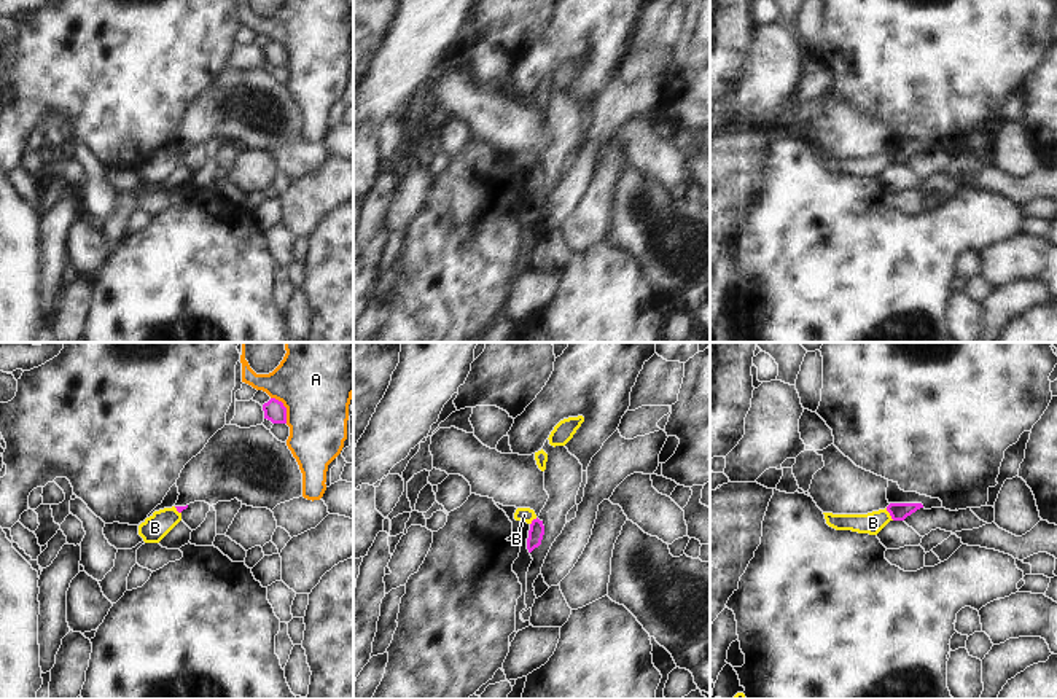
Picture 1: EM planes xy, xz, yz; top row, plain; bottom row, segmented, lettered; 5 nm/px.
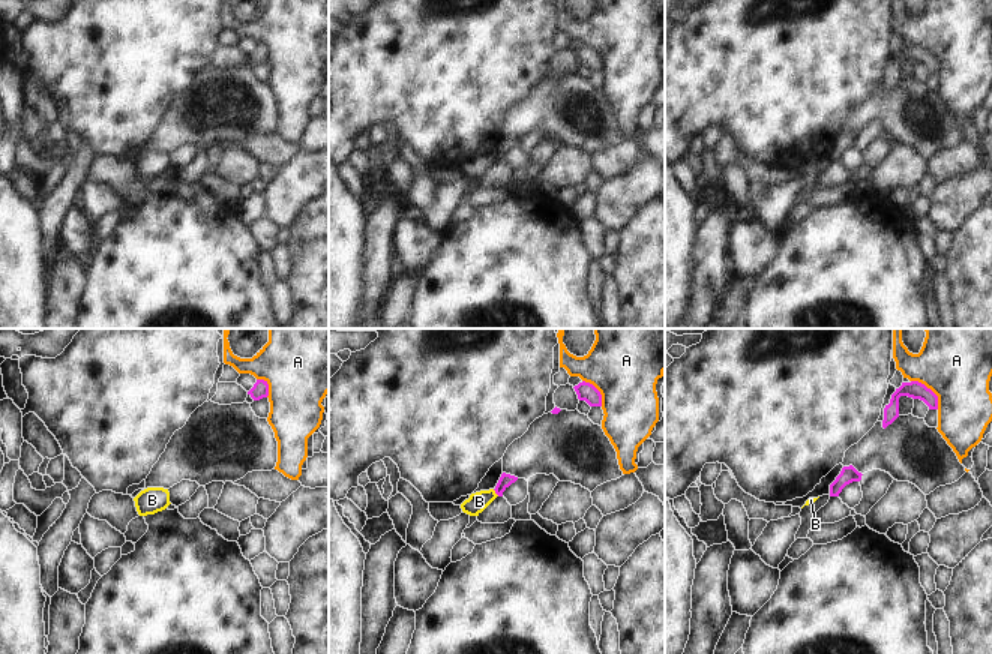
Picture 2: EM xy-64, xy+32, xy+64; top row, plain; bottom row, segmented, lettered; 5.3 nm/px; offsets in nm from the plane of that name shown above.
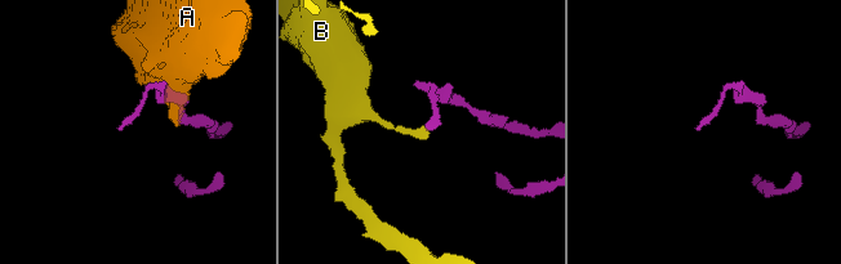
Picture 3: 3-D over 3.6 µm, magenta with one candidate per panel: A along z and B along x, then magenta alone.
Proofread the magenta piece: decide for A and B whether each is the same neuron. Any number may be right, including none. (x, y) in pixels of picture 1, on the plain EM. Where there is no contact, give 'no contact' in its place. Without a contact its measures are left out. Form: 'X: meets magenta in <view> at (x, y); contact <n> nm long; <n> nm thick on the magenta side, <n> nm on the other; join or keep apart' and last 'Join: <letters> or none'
A: meets magenta in xy at (285, 51); contact 160 nm long; 110 nm thick on the magenta side, 360 nm on the other; keep apart
B: meets magenta in yz at (890, 158); contact 80 nm long; 90 nm thick on the magenta side, 110 nm on the other; keep apart
Join: none

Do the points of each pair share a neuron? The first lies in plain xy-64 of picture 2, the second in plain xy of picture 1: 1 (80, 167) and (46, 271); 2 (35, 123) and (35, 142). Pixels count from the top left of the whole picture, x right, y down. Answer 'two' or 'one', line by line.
1: one
2: one

